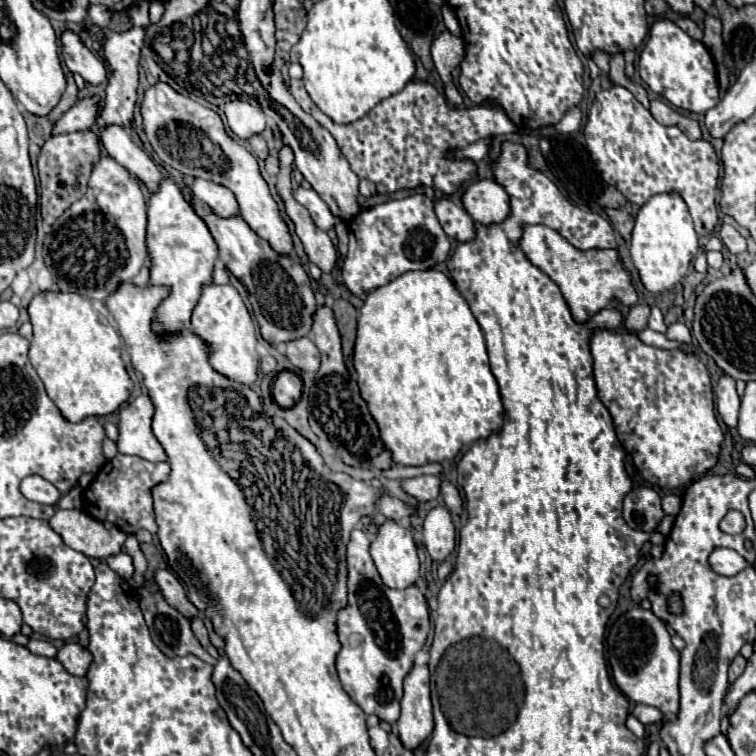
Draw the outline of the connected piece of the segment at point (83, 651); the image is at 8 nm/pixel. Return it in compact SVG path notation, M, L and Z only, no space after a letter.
M66 643L66 645L58 651L56 659L64 665L64 669L66 669L68 673L78 675L78 677L80 677L80 675L86 675L88 667L90 667L90 663L92 663L90 651L88 651L86 647L82 647L80 643Z

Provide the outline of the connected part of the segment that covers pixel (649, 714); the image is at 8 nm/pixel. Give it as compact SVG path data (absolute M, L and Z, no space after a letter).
M636 705L632 715L642 723L656 723L662 719L662 713L656 707L648 707L648 705Z

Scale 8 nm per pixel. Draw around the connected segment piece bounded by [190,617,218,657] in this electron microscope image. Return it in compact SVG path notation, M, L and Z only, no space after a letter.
M192 617L192 619L190 619L190 625L192 625L192 631L194 631L196 639L200 641L200 645L202 645L202 647L204 647L210 655L218 657L216 649L210 645L210 639L208 639L208 629L206 629L206 625L202 623L202 619L200 619L200 617Z

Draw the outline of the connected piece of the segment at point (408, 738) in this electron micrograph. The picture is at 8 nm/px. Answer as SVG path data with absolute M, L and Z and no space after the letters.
M414 665L404 679L402 715L398 731L404 747L416 749L434 729L432 699L430 699L430 671L428 665Z

